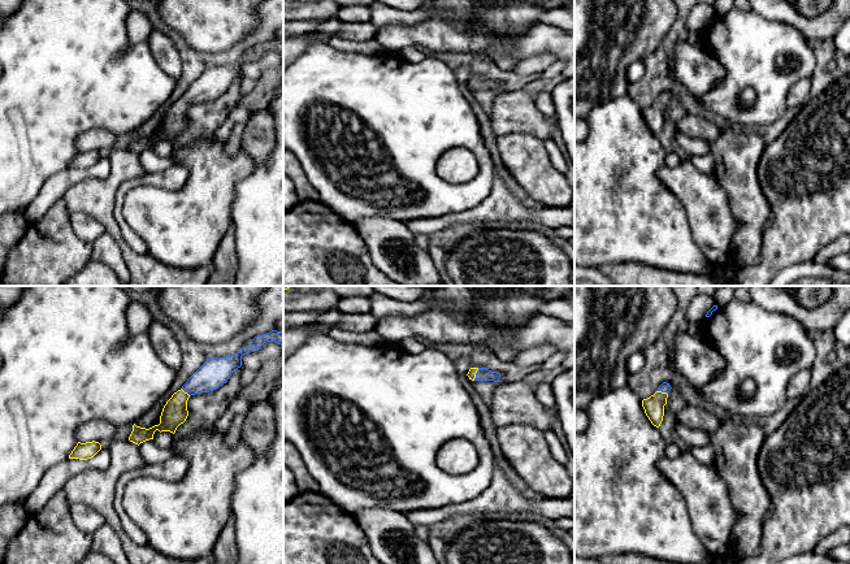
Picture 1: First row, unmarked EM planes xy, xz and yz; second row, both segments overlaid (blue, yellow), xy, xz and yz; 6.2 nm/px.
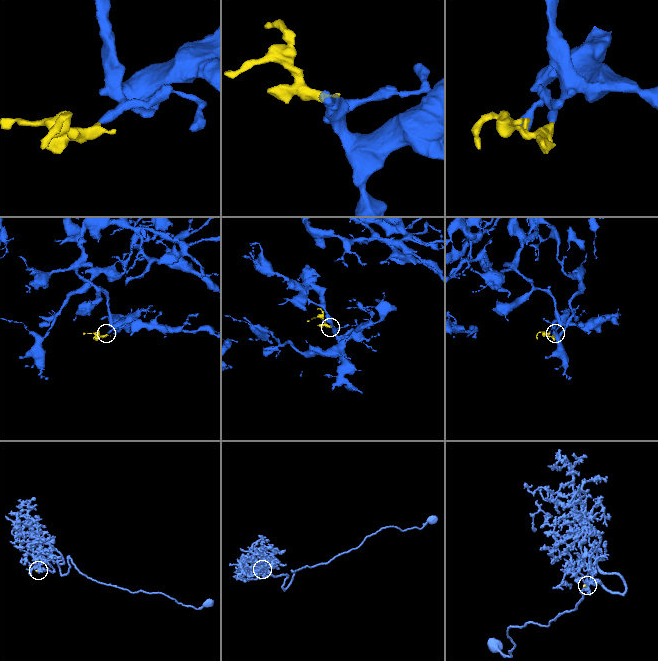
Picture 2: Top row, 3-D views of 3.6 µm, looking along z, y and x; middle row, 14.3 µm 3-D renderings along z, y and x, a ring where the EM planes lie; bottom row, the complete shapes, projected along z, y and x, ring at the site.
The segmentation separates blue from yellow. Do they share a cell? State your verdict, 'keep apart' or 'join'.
join

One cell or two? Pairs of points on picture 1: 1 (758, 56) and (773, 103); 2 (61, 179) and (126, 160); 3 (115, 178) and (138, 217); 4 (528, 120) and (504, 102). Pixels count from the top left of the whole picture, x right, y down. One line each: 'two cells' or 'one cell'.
1: one cell
2: two cells
3: two cells
4: one cell

